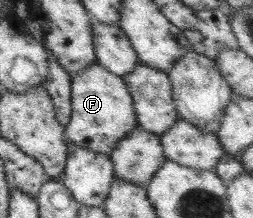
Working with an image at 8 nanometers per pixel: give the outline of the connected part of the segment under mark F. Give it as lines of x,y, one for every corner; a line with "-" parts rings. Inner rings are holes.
97,62
71,77
71,105
71,122
64,127
64,136
75,147
109,156
121,138
138,127
127,84

